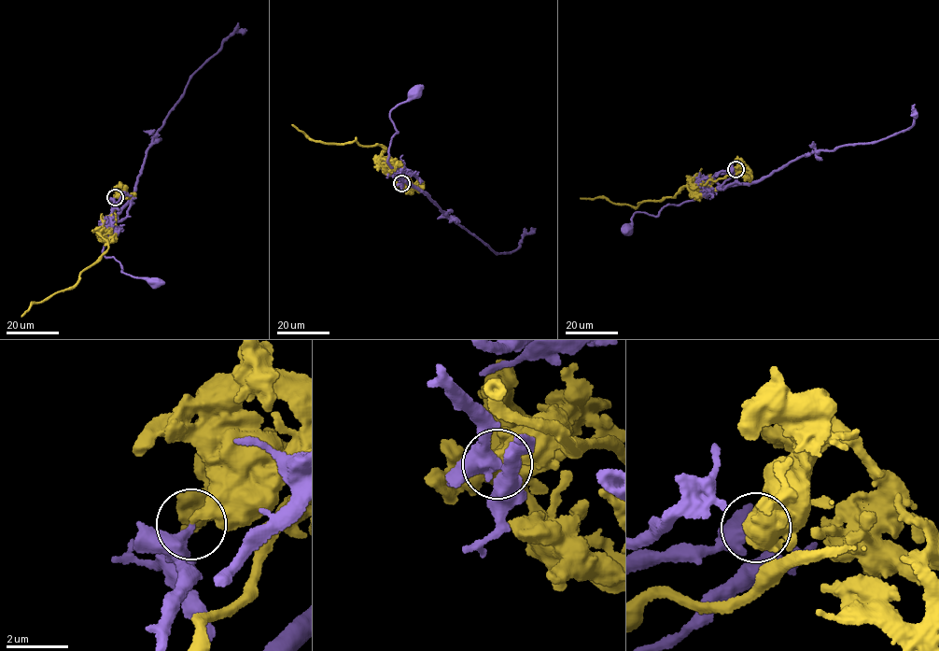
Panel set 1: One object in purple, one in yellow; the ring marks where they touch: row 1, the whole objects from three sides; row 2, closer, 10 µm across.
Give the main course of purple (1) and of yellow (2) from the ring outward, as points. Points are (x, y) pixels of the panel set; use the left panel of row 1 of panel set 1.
1: (115, 197), (112, 210), (105, 224), (108, 234), (103, 253), (119, 262), (125, 274), (154, 281)
2: (115, 197), (120, 200), (115, 221), (101, 237), (106, 250), (83, 269), (75, 285), (33, 303), (21, 316)

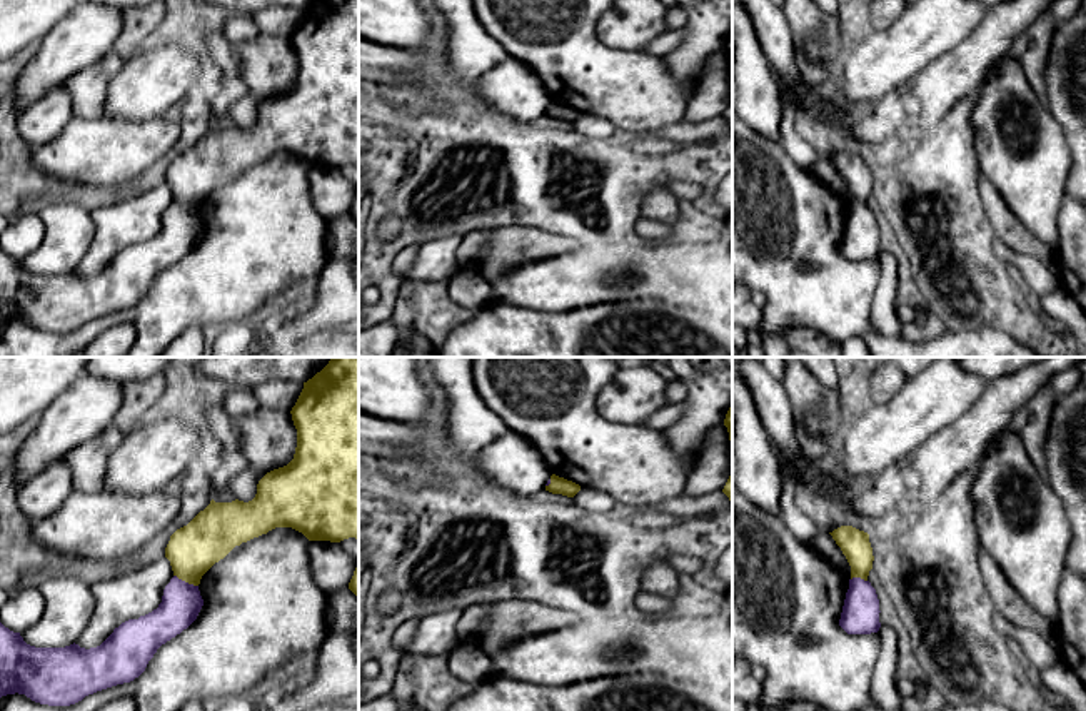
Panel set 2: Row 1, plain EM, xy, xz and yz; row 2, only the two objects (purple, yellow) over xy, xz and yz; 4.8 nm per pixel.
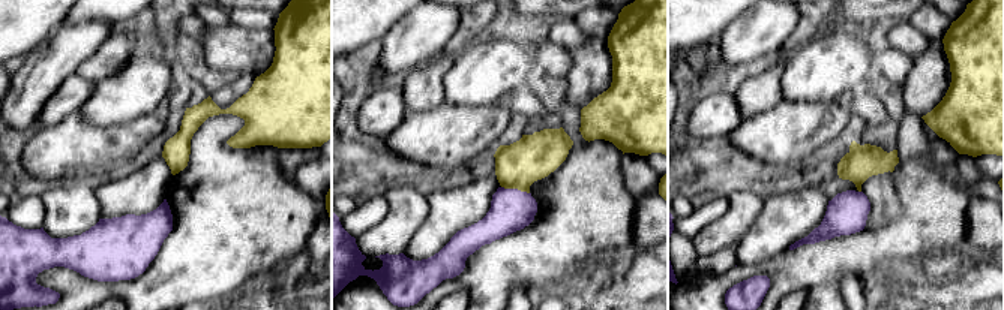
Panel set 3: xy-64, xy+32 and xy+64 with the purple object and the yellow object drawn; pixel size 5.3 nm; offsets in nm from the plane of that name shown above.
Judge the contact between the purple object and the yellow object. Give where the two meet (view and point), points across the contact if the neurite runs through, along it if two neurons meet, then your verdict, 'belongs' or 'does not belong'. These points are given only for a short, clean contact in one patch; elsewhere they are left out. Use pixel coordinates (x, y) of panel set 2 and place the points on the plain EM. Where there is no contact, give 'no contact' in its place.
contact xy (184, 207); border xy (174, 201), (197, 212); does not belong

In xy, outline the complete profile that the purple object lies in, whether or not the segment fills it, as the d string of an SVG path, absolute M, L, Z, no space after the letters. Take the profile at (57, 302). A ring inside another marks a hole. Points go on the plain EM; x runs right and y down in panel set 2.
M177 202L163 215L162 229L152 239L138 245L122 249L97 274L35 274L0 249L0 324L25 320L35 329L48 332L70 332L97 317L130 309L138 304L157 275L187 255L204 232L199 212L189 210Z

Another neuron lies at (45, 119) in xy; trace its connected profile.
M60 85L30 107L15 120L20 139L32 149L42 147L58 137L73 118L73 103L65 85Z

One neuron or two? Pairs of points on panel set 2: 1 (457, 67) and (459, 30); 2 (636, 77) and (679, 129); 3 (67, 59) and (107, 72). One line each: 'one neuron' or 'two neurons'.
1: one neuron
2: two neurons
3: two neurons

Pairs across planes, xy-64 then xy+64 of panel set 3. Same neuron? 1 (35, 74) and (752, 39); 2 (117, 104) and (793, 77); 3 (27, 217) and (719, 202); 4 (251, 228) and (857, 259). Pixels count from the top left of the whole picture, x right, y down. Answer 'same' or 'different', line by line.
1: same
2: same
3: same
4: same

